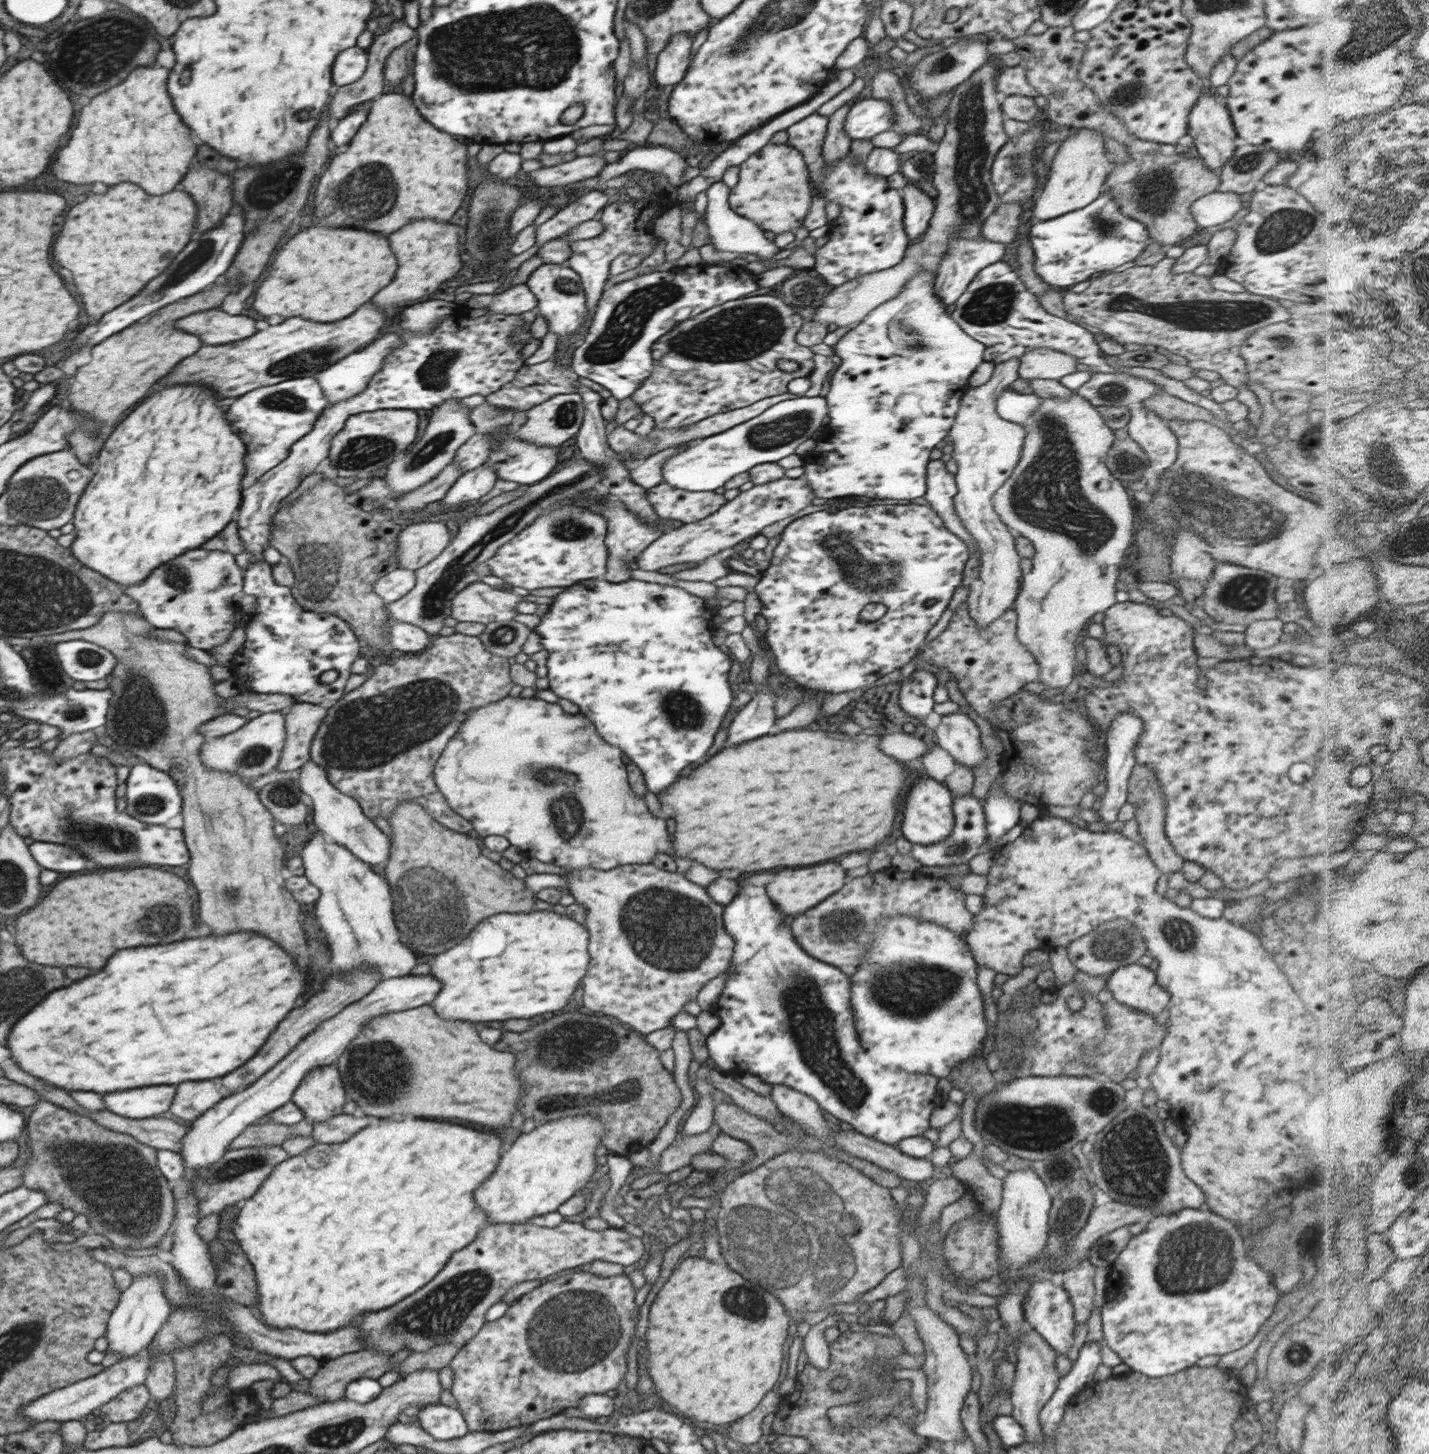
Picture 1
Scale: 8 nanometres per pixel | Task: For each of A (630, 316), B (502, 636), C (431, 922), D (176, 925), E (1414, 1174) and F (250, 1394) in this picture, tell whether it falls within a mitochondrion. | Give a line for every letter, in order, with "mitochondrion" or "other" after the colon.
A: mitochondrion
B: mitochondrion
C: mitochondrion
D: mitochondrion
E: mitochondrion
F: other

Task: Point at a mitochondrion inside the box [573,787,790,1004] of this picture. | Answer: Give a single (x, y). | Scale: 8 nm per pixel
(670, 926)

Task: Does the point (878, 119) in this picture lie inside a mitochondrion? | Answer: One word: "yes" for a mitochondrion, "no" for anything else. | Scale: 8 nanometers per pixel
no

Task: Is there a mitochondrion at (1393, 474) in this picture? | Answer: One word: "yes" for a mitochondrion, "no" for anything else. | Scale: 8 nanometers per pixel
yes

